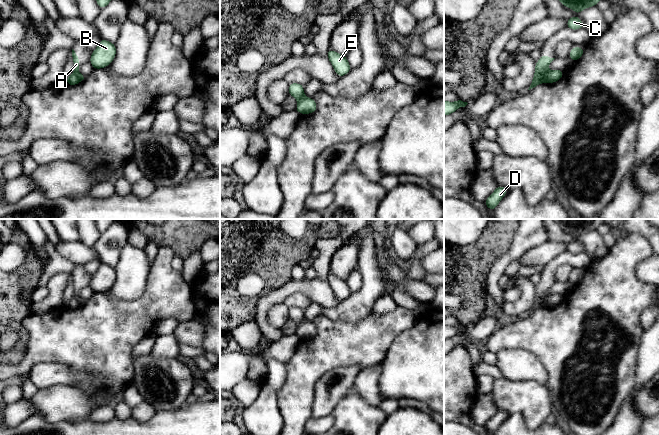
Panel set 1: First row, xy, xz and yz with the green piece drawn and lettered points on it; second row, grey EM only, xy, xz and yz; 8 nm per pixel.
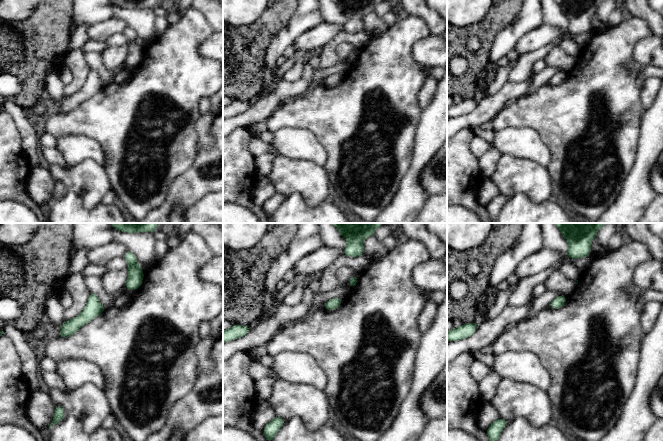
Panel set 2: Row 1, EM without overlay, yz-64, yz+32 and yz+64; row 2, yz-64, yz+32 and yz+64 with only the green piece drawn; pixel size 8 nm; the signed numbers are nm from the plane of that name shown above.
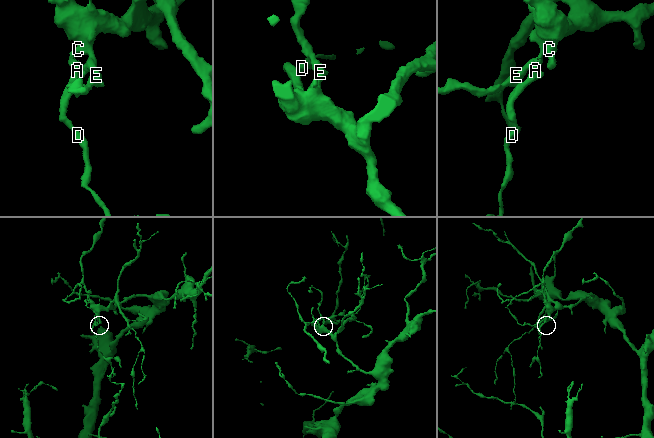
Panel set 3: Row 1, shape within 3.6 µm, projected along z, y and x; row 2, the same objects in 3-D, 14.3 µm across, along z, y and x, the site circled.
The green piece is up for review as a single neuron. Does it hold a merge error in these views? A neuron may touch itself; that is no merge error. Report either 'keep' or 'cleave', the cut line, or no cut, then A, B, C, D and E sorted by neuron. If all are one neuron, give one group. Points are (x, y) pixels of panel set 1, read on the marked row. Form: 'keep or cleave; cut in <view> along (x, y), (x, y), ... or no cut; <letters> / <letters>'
cleave; cut in yz along (546, 72), (548, 82); A D / B C E

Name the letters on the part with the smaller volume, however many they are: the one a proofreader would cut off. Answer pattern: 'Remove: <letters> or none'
Remove: A, D

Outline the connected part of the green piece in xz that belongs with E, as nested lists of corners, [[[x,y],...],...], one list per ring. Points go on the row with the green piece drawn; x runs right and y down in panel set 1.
[[[329,48],[327,57],[338,76],[343,77],[351,70],[346,56],[338,54]]]

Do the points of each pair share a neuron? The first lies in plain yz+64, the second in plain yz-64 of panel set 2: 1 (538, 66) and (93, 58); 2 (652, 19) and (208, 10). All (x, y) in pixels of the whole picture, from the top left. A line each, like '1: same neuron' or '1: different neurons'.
1: same neuron
2: same neuron

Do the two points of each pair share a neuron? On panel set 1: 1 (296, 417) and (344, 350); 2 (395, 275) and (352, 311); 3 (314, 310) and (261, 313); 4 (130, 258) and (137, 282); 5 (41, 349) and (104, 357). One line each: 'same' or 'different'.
1: same
2: different
3: different
4: same
5: same

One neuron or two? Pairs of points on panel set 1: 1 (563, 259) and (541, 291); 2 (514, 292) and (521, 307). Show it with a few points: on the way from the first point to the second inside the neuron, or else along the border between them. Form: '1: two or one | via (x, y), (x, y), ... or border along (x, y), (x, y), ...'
1: one | via (554, 265), (548, 272), (546, 282)
2: two | border along (514, 284), (519, 290), (519, 297), (506, 303)

